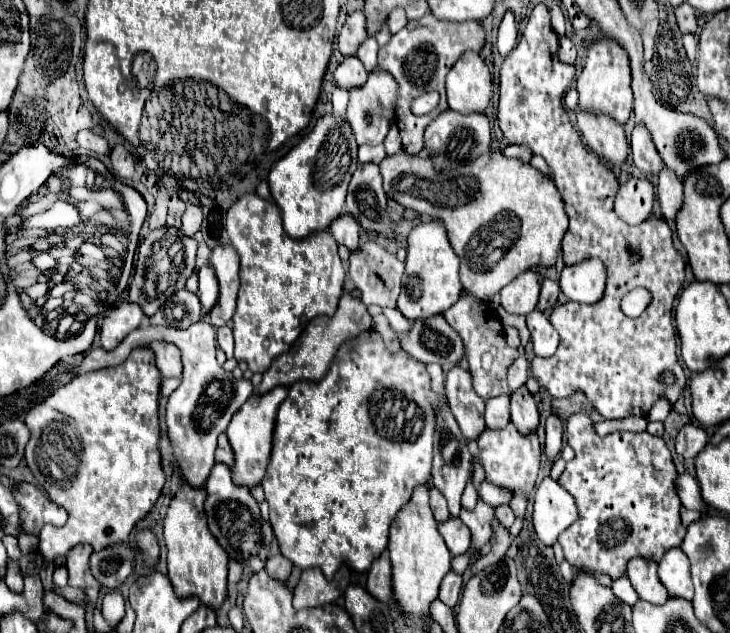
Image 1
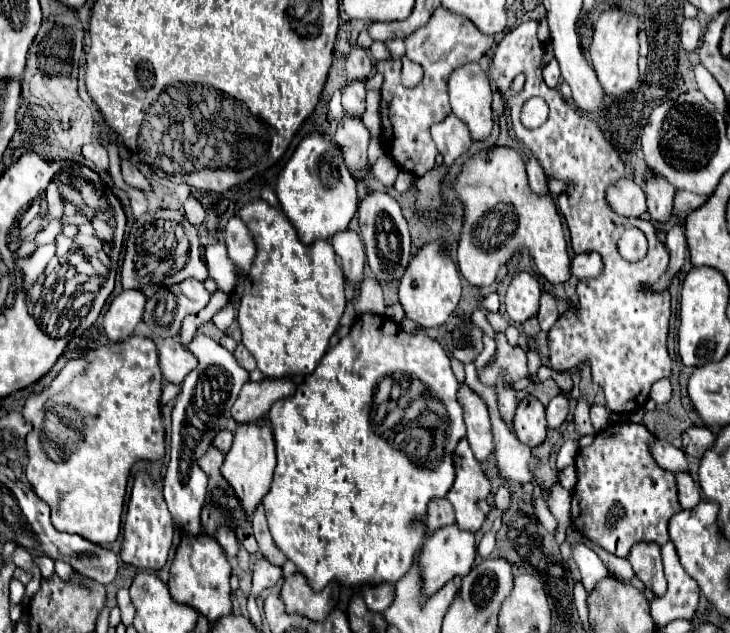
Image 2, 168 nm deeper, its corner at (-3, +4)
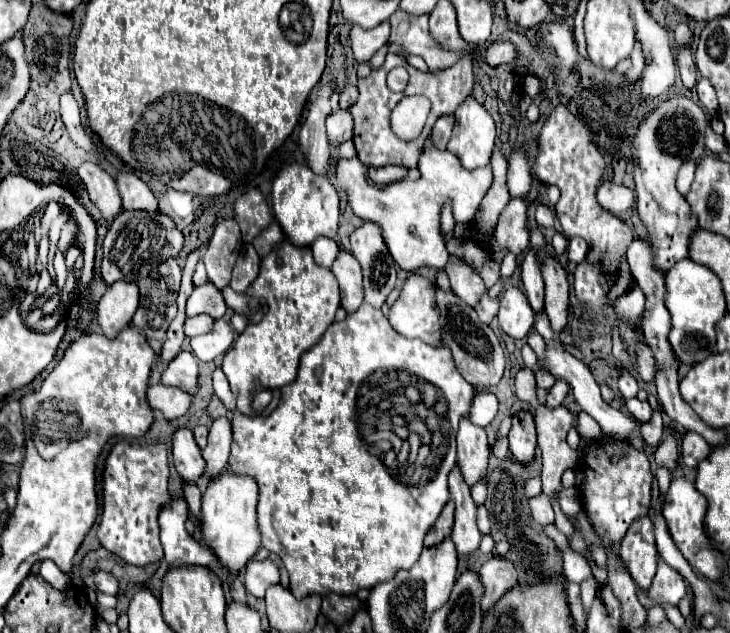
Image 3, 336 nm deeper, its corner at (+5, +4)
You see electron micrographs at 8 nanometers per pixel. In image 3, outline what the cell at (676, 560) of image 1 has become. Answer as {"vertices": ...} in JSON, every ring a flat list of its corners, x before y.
{"vertices":[[658,558,658,570,646,596,658,604,678,606,686,594,688,594,688,588,686,588,684,578,674,568,670,568,664,562,664,558]]}

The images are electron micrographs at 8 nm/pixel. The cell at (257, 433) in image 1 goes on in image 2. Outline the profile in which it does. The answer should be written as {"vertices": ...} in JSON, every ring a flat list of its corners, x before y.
{"vertices":[[258,420,256,424,240,424,234,432,234,444,224,458,220,472,232,486,234,494,238,494,238,500,246,516,254,514,254,510,270,490,274,468,276,468,276,452,274,452,274,438,268,424,262,420]]}

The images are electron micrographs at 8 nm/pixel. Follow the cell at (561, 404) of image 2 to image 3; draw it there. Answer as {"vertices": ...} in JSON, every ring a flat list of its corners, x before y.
{"vertices":[[556,380,556,384,548,390,548,398,546,398,546,406,548,408,558,408,562,404,562,400,566,398,570,386,566,380]]}

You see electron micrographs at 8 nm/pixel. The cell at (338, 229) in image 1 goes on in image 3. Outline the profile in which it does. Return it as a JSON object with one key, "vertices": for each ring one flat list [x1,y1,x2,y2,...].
{"vertices":[[342,248,338,258,332,264,332,274,340,284,342,308,348,314,358,310,362,304,362,272,360,272,358,260,348,250]]}

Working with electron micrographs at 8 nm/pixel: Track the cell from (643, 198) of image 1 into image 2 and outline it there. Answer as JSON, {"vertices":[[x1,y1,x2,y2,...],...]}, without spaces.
{"vertices":[[618,180,618,184,606,190,610,208,624,218,640,218,646,214,646,194,634,180]]}

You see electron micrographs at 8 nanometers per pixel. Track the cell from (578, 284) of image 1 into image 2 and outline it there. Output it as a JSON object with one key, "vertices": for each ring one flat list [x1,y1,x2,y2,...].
{"vertices":[[584,252,572,258,572,276,576,278,596,278,602,272,602,258,598,252]]}

